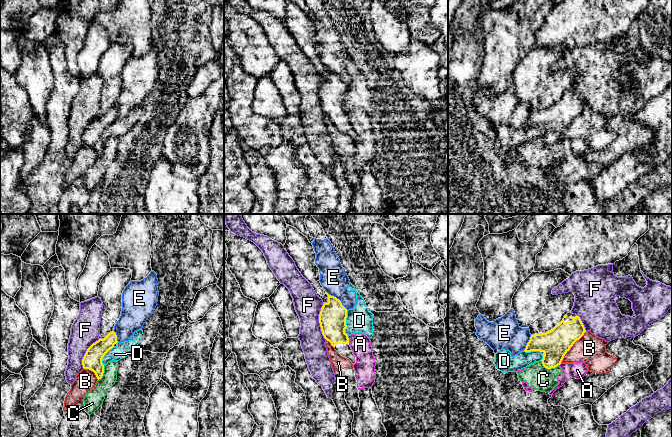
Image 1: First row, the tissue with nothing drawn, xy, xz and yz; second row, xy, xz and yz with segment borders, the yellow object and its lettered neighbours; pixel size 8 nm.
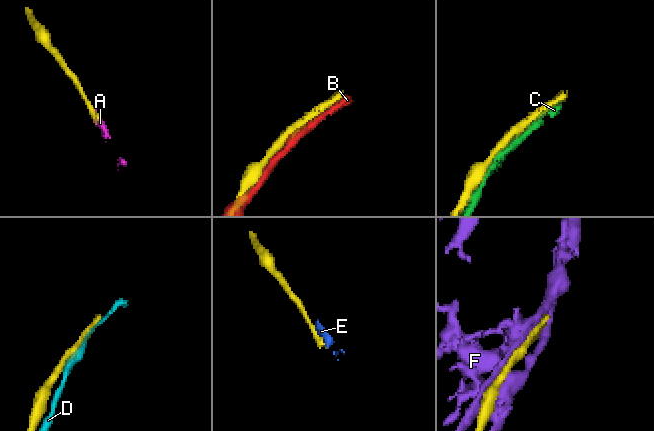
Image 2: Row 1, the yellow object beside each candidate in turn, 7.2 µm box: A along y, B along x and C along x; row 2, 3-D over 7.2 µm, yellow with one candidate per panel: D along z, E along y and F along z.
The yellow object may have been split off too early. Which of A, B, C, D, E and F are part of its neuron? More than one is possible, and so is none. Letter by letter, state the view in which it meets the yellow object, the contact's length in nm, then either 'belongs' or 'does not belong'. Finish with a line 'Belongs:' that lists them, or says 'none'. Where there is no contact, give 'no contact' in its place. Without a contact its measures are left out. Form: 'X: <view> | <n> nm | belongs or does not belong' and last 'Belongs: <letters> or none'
A: xz | 70 nm | does not belong
B: yz | 340 nm | does not belong
C: yz | 140 nm | does not belong
D: xz | 200 nm | does not belong
E: xz | 220 nm | does not belong
F: xz | 300 nm | does not belong
Belongs: none

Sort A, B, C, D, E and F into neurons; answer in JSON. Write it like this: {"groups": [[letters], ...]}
{"groups": [["A", "C"], ["B"], ["D"], ["E"], ["F"]]}

